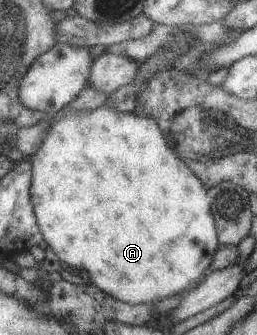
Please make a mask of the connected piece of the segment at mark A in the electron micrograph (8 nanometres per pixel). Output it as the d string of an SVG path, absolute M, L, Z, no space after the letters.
M104 105L93 111L65 113L63 110L53 115L52 124L44 135L44 142L29 158L32 163L32 182L30 187L31 203L43 239L61 259L65 267L85 268L85 276L91 276L91 283L102 292L109 292L116 300L131 305L158 303L187 290L198 280L211 274L214 256L219 248L216 223L210 208L208 189L203 182L183 163L183 160L167 145L163 132L151 118L133 113L119 113Z

